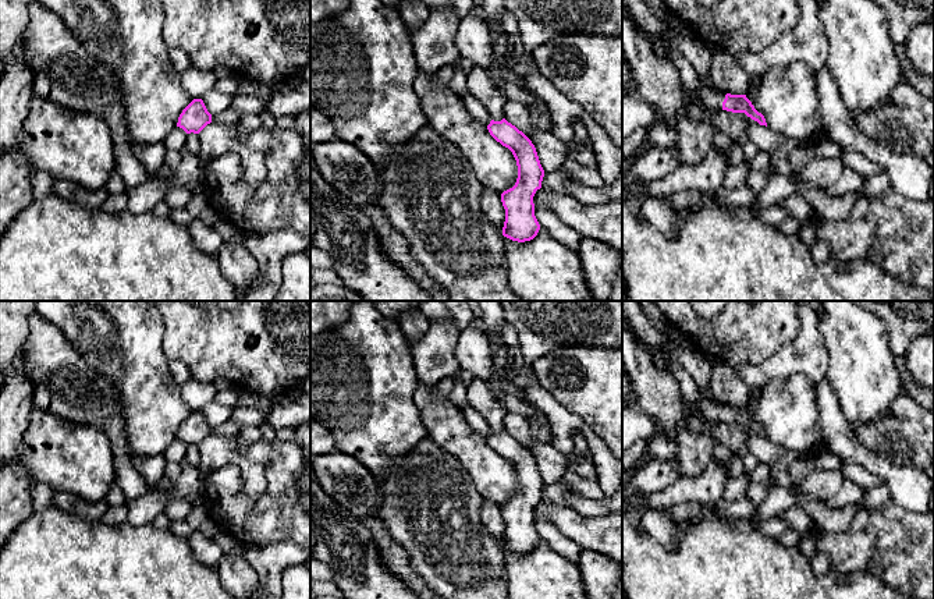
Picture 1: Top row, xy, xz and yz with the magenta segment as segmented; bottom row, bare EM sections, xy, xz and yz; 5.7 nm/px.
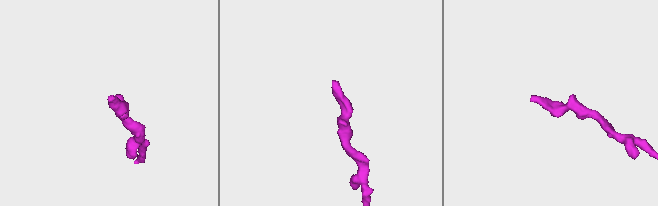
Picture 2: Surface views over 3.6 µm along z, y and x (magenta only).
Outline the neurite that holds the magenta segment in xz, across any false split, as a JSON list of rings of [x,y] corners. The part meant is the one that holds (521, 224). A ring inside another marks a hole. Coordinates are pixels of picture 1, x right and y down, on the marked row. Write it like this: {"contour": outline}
{"contour": [[[505,118],[491,120],[487,125],[490,135],[508,148],[518,166],[518,178],[512,188],[501,194],[505,209],[502,235],[518,242],[533,240],[540,224],[535,216],[533,196],[541,188],[544,170],[532,141]]]}

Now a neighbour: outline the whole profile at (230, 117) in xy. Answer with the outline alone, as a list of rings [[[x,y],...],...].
[[[228,107],[224,111],[219,114],[212,116],[212,123],[219,124],[219,125],[239,125],[242,120],[242,114],[235,111],[234,109]]]

